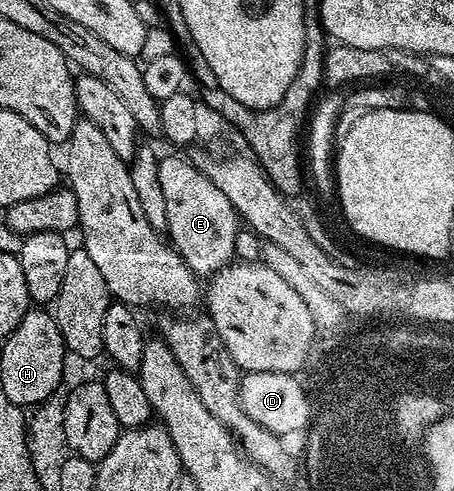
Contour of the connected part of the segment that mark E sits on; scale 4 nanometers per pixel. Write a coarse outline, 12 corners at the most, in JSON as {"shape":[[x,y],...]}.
{"shape":[[185,156],[158,162],[169,244],[196,275],[235,260],[240,218]]}

